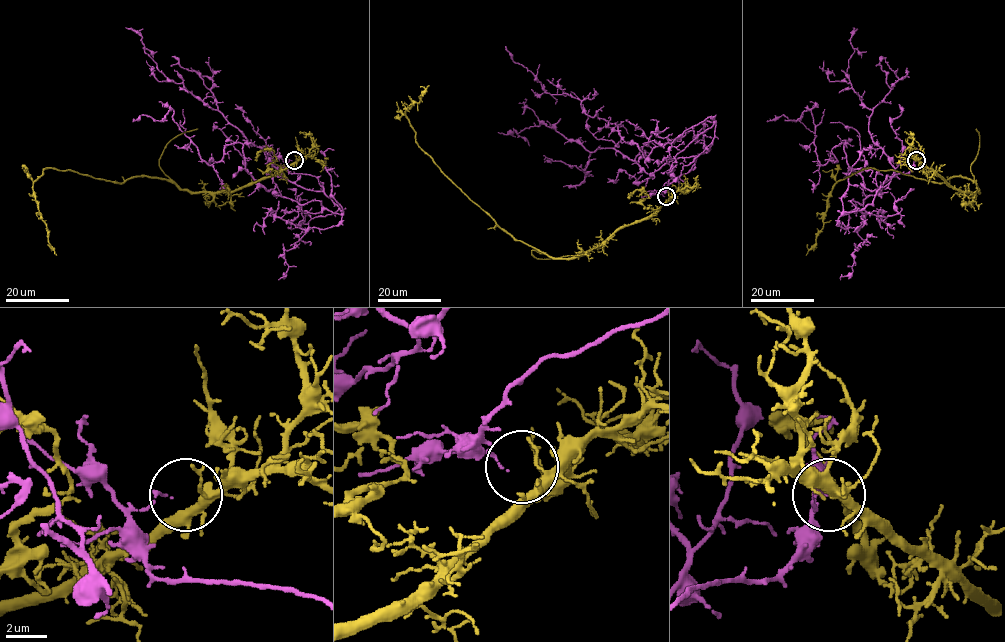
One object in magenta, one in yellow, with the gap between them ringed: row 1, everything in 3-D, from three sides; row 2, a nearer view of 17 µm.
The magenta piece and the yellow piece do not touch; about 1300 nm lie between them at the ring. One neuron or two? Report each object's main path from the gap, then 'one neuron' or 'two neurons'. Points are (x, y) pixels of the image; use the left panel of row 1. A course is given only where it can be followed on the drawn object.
magenta via (292, 161), (288, 172), (314, 176), (343, 212), (260, 187), (239, 142), (208, 165), (172, 109), (132, 121) | yellow via (296, 160), (218, 192), (180, 190), (147, 176), (113, 183), (46, 168), (33, 196), (57, 255) | two neurons

